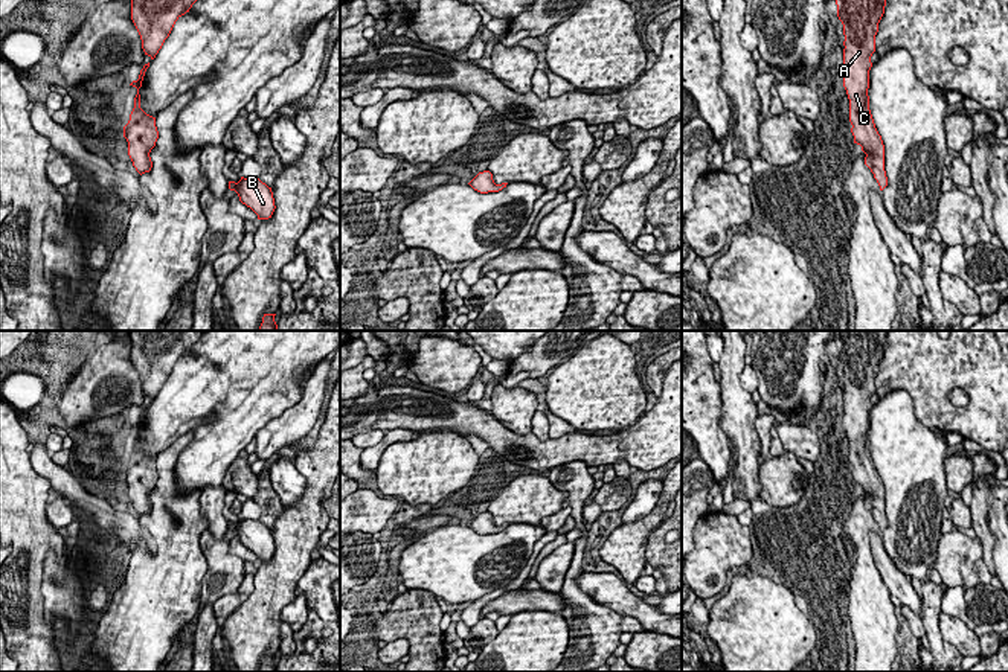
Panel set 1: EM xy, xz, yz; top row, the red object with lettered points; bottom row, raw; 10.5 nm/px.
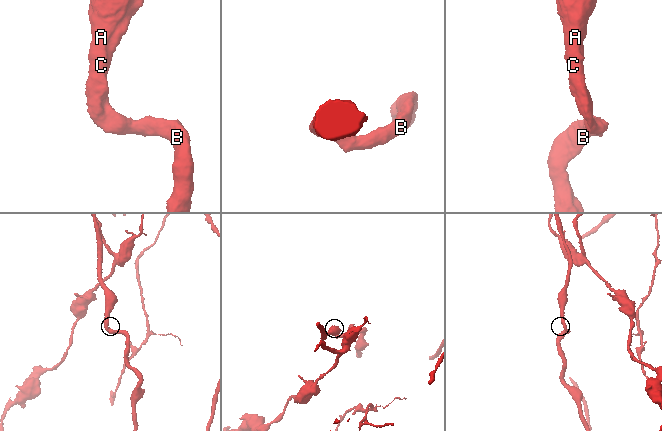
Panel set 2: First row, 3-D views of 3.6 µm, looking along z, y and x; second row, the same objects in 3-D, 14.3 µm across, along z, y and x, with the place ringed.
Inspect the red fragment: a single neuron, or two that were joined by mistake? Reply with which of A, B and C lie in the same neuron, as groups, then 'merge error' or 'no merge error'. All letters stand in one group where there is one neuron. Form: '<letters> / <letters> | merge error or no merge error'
A B C | no merge error

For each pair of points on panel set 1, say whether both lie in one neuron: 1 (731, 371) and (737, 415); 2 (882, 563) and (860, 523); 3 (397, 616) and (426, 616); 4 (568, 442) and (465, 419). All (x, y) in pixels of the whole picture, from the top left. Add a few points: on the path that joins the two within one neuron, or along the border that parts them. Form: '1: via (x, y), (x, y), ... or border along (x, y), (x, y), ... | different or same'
1: via (731, 381), (737, 404) | same
2: border along (871, 531), (873, 561), (880, 573) | different
3: via (404, 616), (418, 616) | same
4: via (542, 448), (504, 441), (491, 430) | same

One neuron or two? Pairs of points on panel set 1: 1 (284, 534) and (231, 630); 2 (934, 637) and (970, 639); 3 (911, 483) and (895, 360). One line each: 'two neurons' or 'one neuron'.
1: one neuron
2: two neurons
3: two neurons

